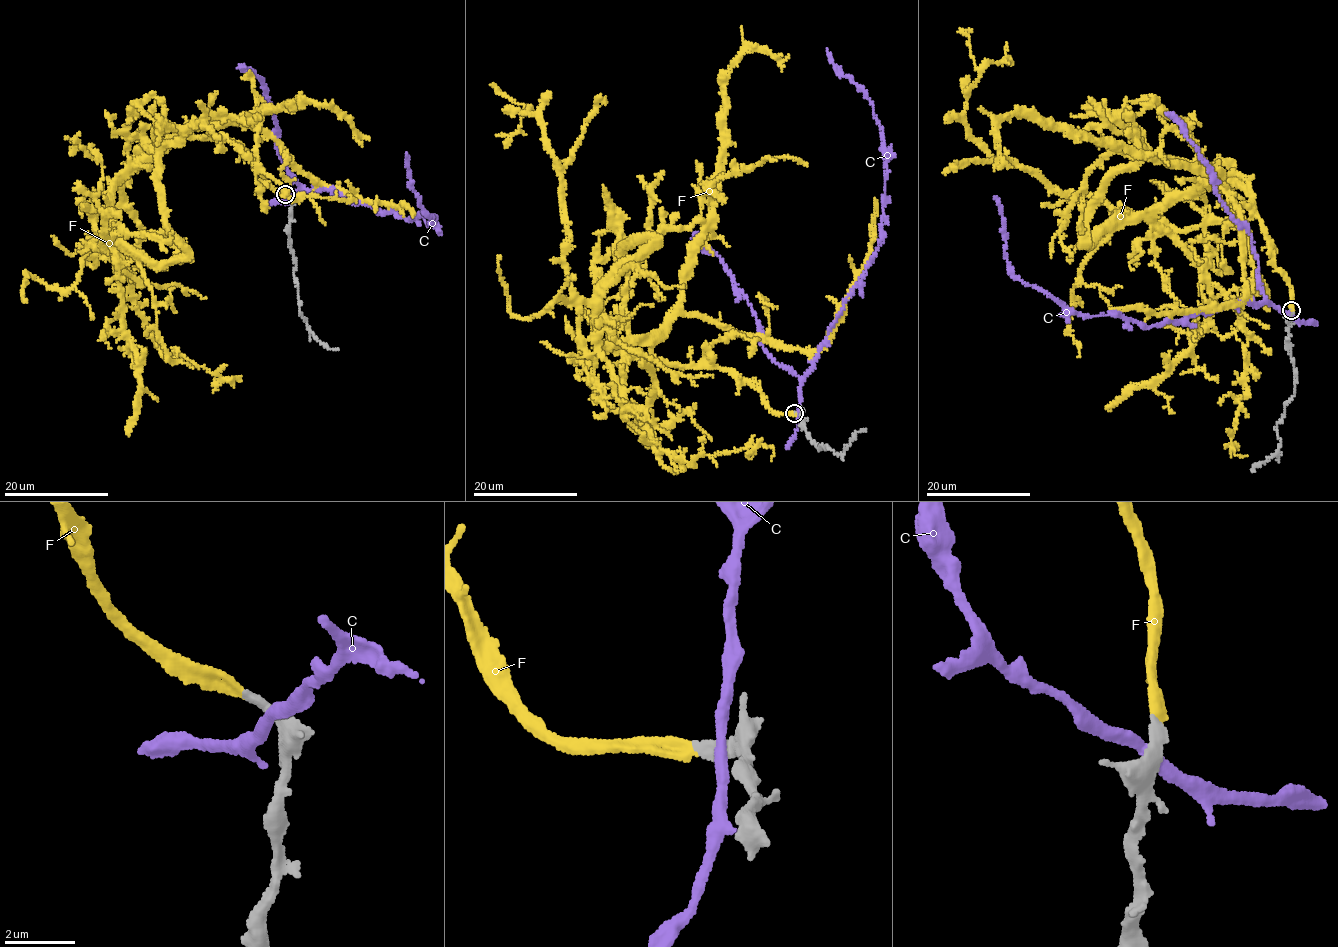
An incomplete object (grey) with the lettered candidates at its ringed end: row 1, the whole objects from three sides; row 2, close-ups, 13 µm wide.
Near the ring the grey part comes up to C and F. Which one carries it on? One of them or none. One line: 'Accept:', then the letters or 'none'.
Accept: F

